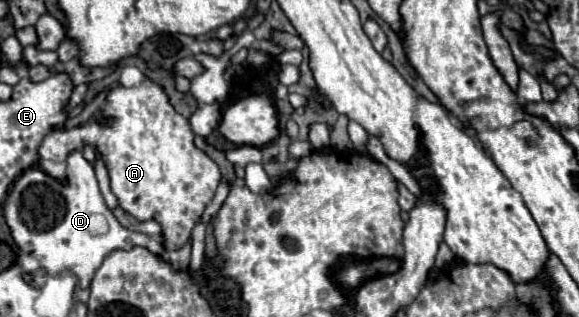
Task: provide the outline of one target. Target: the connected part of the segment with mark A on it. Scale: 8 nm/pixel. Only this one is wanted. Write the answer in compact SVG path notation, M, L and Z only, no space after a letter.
M148 78L134 88L116 86L100 112L110 118L108 126L100 126L92 118L80 128L54 130L42 140L38 156L42 160L64 162L72 148L82 148L84 144L98 146L108 164L112 192L122 210L138 222L156 220L162 226L165 249L179 249L188 242L194 224L220 184L216 162L194 146L188 120L170 106L164 90Z

